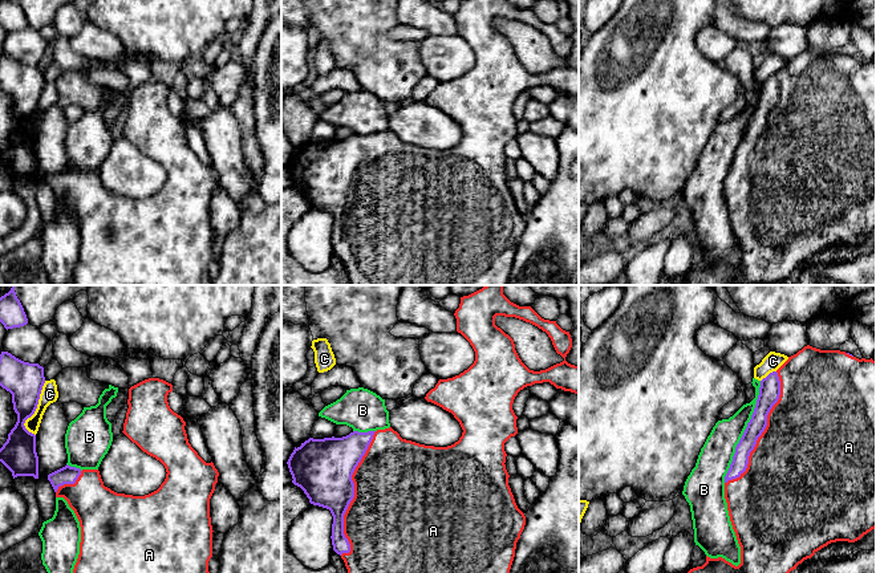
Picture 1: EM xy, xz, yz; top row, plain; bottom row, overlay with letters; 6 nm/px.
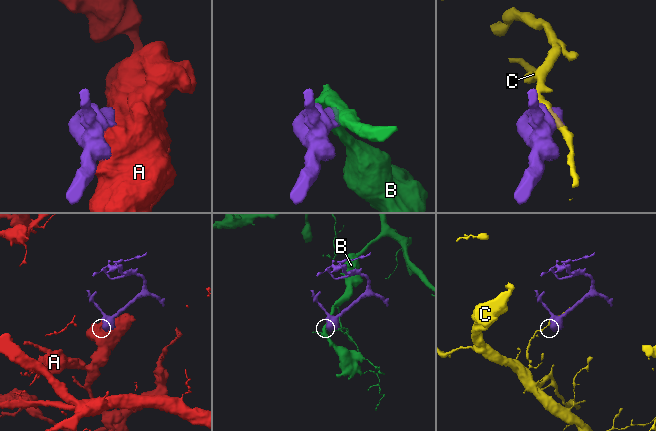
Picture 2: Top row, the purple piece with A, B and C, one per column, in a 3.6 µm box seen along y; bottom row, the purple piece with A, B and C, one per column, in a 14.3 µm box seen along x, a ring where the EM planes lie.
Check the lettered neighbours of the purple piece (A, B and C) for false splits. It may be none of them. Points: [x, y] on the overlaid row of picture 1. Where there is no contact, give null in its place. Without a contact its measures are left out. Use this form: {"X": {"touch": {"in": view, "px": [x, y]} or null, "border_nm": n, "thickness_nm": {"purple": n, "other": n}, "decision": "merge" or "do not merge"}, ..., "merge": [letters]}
{"A": {"touch": {"in": "xz", "px": [353, 496]}, "border_nm": 800, "thickness_nm": {"purple": 360, "other": 500}, "decision": "merge"}, "B": {"touch": {"in": "yz", "px": [745, 431]}, "border_nm": 650, "thickness_nm": {"purple": 120, "other": 200}, "decision": "do not merge"}, "C": {"touch": {"in": "xy", "px": [36, 407]}, "border_nm": 340, "thickness_nm": {"purple": 220, "other": 110}, "decision": "do not merge"}, "merge": ["A"]}

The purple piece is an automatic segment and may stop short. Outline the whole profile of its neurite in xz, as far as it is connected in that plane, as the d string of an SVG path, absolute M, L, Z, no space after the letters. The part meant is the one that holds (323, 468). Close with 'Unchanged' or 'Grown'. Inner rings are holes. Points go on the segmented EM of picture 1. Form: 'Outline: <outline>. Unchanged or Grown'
Outline: M484 285L482 289L474 293L461 297L459 308L454 313L457 318L457 332L461 333L473 346L475 351L475 361L467 370L465 370L459 375L447 379L439 379L435 387L431 389L425 397L427 402L431 402L442 407L443 410L451 413L454 418L459 422L463 432L458 442L447 447L425 446L402 439L397 431L389 427L385 430L368 432L353 431L342 438L309 438L308 440L301 443L300 447L295 447L293 452L291 454L287 464L293 479L292 483L304 491L311 504L329 509L333 516L330 536L333 550L344 560L348 573L510 573L515 557L516 542L520 539L520 535L526 525L526 516L518 508L511 488L508 485L510 475L504 464L507 456L504 451L504 443L511 436L515 436L518 434L518 416L512 410L512 403L520 390L527 386L543 382L549 382L556 389L579 394L579 366L571 365L565 361L565 357L572 348L572 338L569 332L563 330L556 324L556 321L542 318L531 306L519 306L511 302L503 294L503 286L504 285ZM496 316L515 317L538 326L548 334L556 353L560 354L564 361L546 370L530 370L519 358L515 350L514 340L495 325Z. Grown

